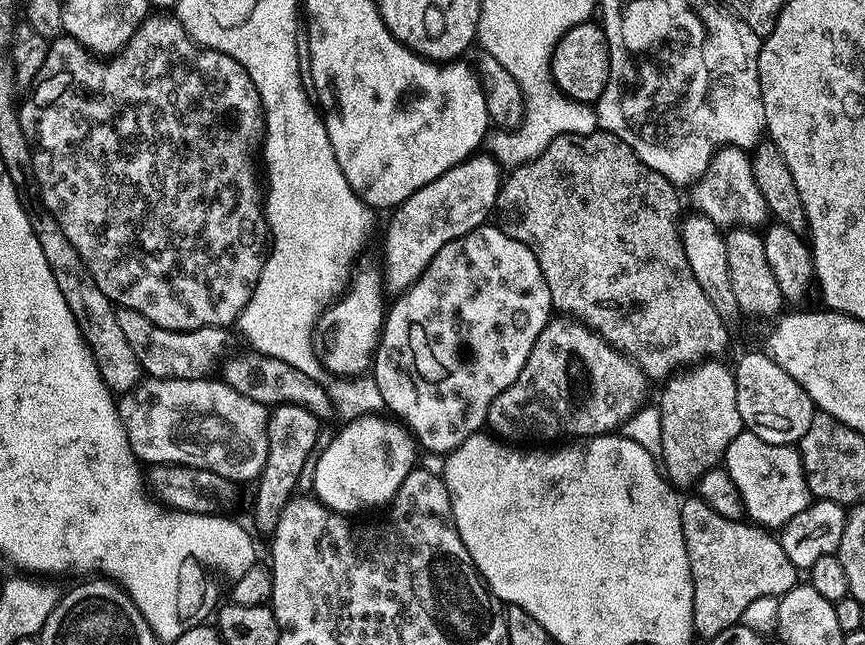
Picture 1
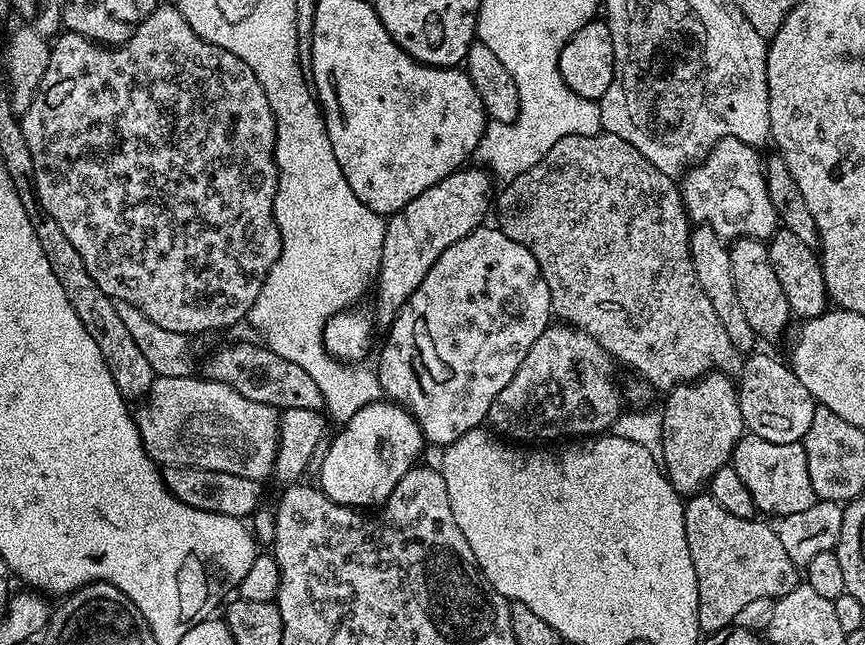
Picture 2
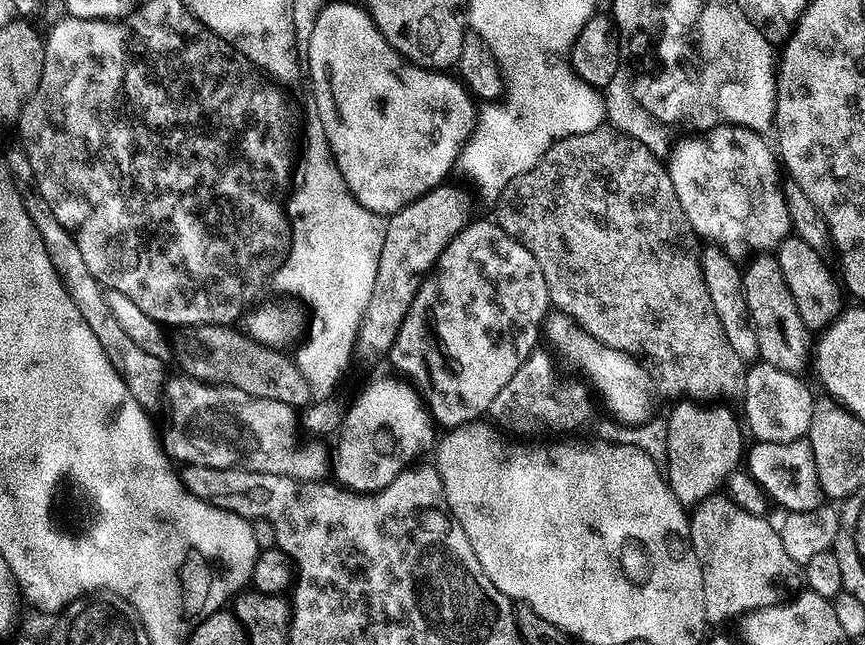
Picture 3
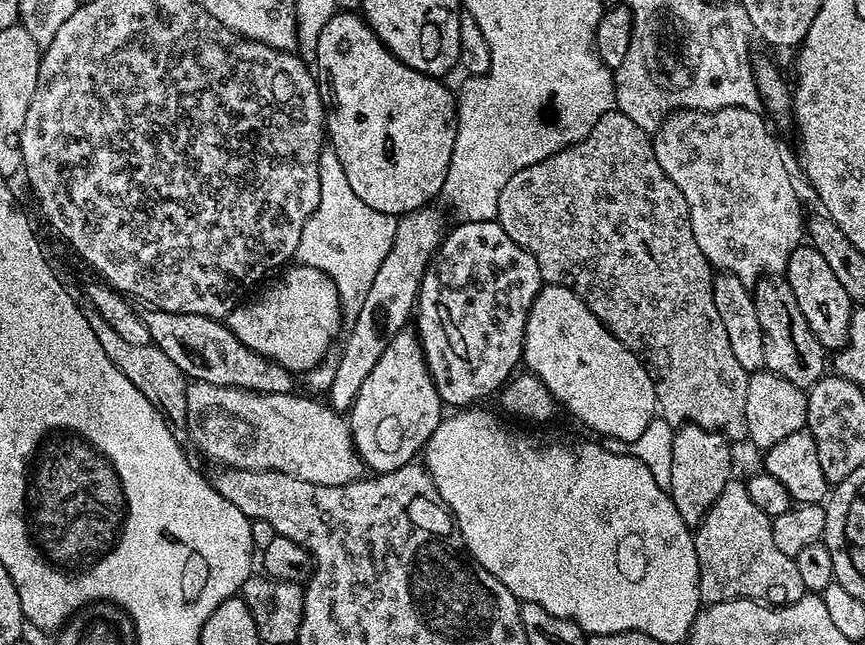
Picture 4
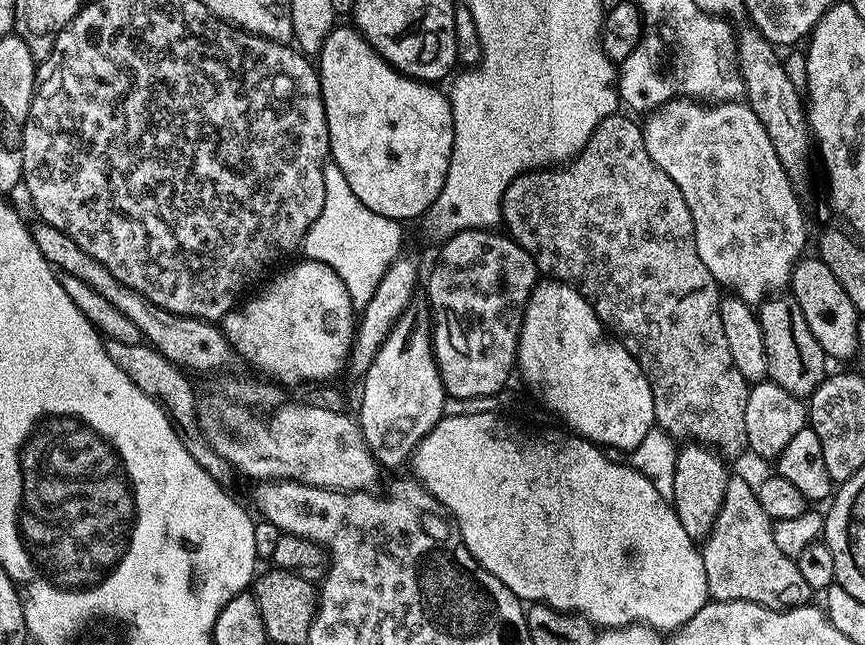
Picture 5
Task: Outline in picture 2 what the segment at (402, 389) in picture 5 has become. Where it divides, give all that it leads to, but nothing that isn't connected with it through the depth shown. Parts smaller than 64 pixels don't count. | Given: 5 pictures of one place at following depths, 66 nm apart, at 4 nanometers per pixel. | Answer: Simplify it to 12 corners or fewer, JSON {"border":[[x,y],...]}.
{"border":[[396,402],[365,404],[320,464],[339,504],[383,502],[426,448]]}

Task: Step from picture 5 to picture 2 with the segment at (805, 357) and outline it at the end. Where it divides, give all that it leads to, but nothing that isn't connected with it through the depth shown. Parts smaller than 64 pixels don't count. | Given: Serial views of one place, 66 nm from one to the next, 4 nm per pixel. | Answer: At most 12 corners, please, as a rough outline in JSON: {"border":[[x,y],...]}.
{"border":[[736,238],[728,253],[746,322],[778,339],[793,315],[767,243]]}

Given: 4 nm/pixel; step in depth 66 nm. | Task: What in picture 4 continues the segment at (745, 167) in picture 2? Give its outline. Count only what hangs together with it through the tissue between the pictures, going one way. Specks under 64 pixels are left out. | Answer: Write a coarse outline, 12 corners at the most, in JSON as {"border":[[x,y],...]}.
{"border":[[759,111],[651,137],[713,269],[772,278],[806,220]]}

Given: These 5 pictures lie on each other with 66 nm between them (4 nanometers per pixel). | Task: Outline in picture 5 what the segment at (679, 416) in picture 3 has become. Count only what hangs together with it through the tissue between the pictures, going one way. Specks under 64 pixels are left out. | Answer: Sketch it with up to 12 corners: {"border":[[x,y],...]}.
{"border":[[695,442],[676,453],[670,503],[686,534],[707,540],[730,473]]}

